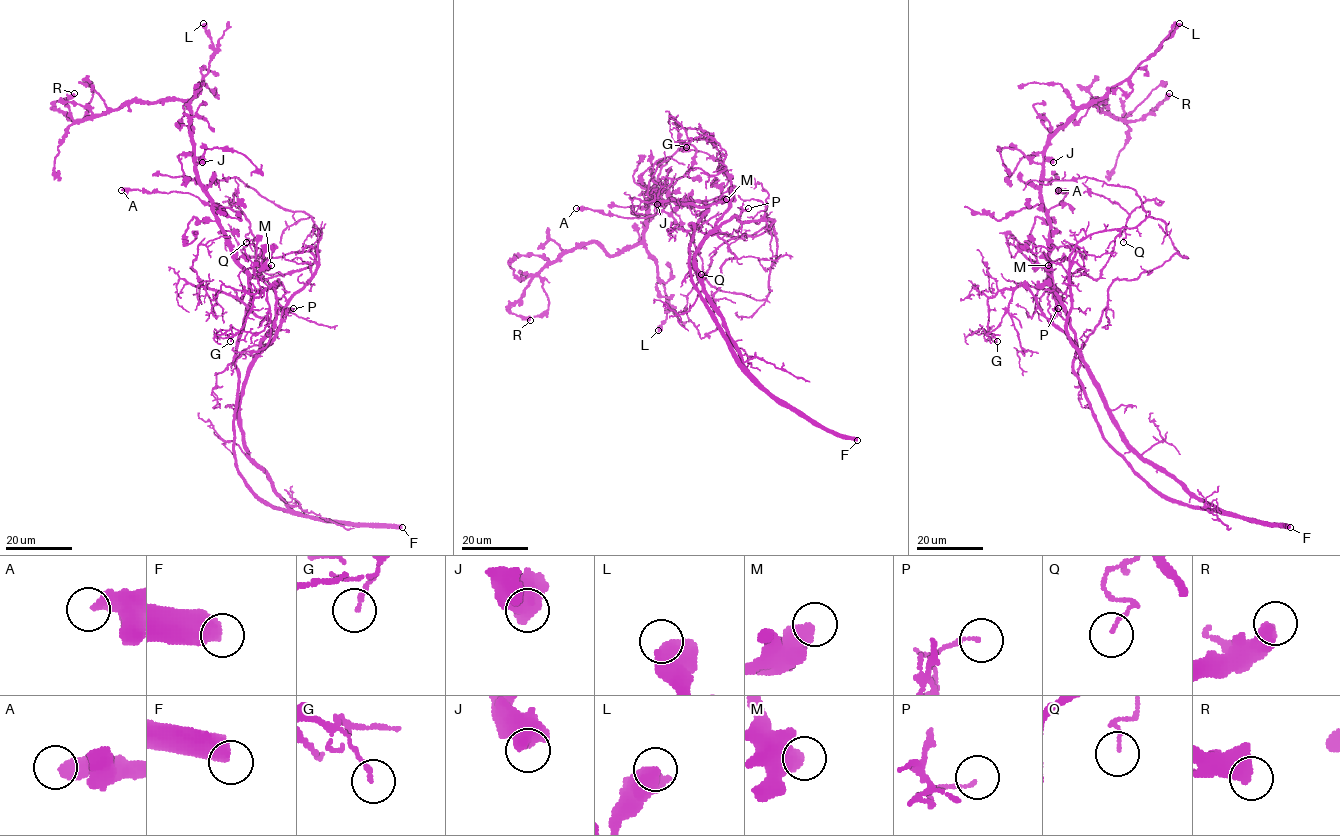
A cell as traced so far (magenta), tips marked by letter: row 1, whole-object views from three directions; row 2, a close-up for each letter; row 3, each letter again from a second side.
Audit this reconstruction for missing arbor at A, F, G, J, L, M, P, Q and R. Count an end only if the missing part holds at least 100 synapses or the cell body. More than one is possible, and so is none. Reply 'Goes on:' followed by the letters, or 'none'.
Goes on: F

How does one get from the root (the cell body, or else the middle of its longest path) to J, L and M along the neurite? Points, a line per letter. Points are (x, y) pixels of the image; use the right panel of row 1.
J: (1176, 500), (1154, 490), (1107, 441), (1073, 370), (1075, 336), (1053, 283), (1041, 194), (1044, 158), (1053, 162)
L: (1176, 500), (1107, 441), (1073, 370), (1075, 336), (1052, 276), (1041, 178), (1047, 142), (1179, 23)
M: (1176, 500), (1154, 490), (1104, 437), (1073, 370), (1075, 336), (1066, 307), (1046, 271), (1048, 265)

